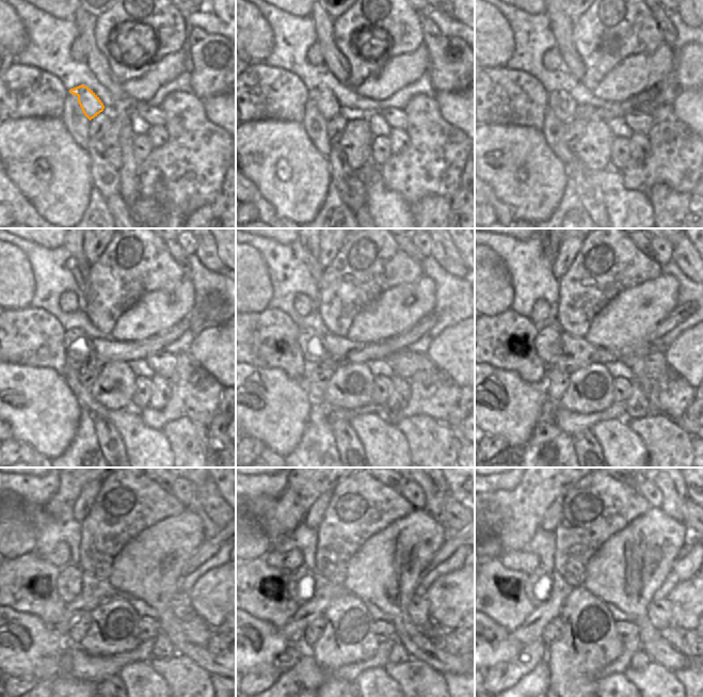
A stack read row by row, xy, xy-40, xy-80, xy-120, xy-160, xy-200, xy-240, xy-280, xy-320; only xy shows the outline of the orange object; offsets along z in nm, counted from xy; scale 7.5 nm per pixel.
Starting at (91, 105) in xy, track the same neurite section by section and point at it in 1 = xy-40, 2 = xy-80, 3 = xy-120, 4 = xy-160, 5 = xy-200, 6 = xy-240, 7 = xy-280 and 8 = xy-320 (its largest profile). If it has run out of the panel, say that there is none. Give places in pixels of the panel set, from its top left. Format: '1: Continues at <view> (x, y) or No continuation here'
1: Continues at xy-40 (328, 106)
2: Continues at xy-80 (563, 106)
3: Continues at xy-120 (78, 345)
4: Continues at xy-160 (312, 343)
5: Continues at xy-200 (547, 342)
6: Continues at xy-240 (68, 582)
7: Continues at xy-280 (301, 585)
8: Continues at xy-320 (538, 587)

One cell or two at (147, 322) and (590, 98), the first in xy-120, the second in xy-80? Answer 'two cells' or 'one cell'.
two cells

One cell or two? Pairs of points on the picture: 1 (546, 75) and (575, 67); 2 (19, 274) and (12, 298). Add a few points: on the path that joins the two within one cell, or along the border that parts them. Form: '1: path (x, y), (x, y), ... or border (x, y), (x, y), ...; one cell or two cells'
1: border (563, 65), (578, 80); two cells
2: path (14, 280), (13, 292); one cell

